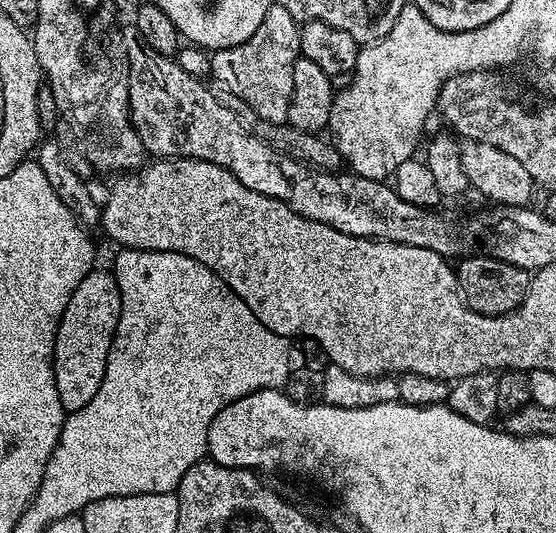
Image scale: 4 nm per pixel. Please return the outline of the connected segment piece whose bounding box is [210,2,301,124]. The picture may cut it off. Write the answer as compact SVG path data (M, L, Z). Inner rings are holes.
M273 2L270 10L266 10L266 18L262 18L262 26L258 26L258 30L254 30L246 42L229 48L218 48L211 53L211 79L216 79L223 91L238 94L238 98L242 98L250 110L266 118L266 122L288 123L290 98L294 92L294 62L301 57L300 29L301 25L292 17L290 10L286 10L286 6L279 2Z

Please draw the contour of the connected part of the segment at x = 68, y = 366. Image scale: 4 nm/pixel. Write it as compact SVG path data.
M93 270L86 274L86 278L78 282L74 294L70 294L70 302L66 302L52 355L54 382L58 386L58 398L65 413L82 410L82 406L86 406L86 402L98 394L98 386L102 386L102 378L106 374L106 358L110 354L119 317L118 282L111 271Z

